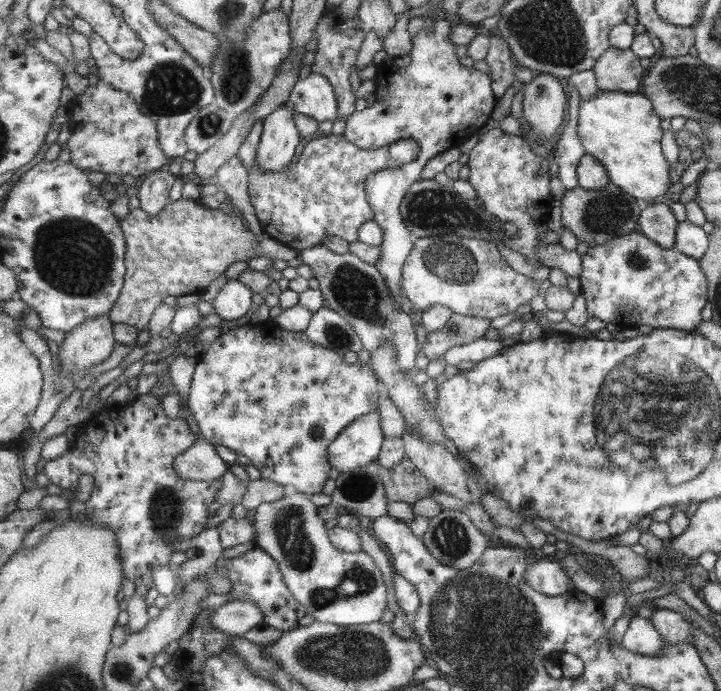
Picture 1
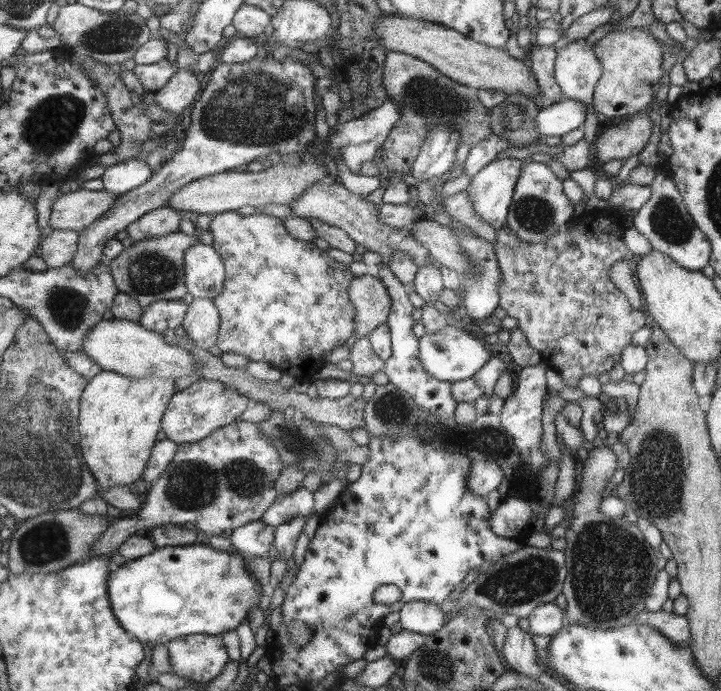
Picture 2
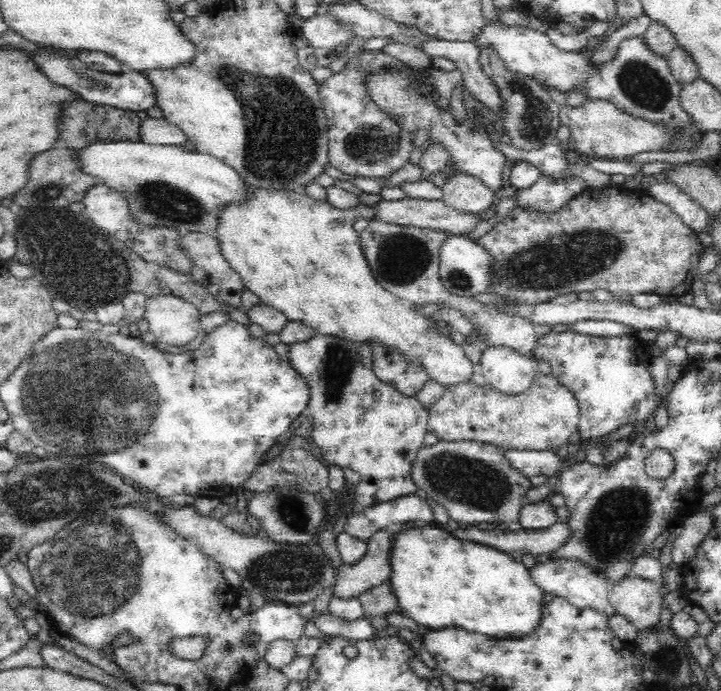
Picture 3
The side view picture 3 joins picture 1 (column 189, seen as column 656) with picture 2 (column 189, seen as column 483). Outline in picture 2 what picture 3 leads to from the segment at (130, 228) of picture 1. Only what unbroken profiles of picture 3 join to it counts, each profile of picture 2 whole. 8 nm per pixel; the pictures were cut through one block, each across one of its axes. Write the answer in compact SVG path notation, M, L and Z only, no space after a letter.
M175 232L171 236L151 238L135 242L131 248L127 248L119 258L107 260L113 278L117 280L117 288L121 294L133 296L141 306L151 306L159 300L181 300L189 288L187 288L187 272L185 272L185 254L191 246L199 242L199 236L187 236L183 232Z

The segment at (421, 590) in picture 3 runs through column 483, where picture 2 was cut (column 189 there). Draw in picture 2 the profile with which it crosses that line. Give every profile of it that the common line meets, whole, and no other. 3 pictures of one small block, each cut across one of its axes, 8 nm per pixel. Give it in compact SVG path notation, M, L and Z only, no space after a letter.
M187 544L177 548L157 548L149 556L127 562L113 572L113 578L109 580L109 596L113 598L117 620L127 634L133 634L137 640L163 646L183 636L223 636L225 632L233 632L249 620L249 612L255 610L261 604L261 596L265 596L265 590L249 572L247 558L249 556L239 550L223 552L209 544Z

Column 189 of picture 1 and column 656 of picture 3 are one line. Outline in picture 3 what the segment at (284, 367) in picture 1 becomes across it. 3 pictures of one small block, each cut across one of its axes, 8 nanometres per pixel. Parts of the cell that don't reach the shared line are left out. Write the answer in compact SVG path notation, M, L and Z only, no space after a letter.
M552 332L538 338L534 358L536 362L548 362L552 376L576 396L580 406L578 432L582 442L596 440L598 436L606 436L628 424L648 422L648 416L660 406L666 408L666 402L656 394L650 372L650 354L638 346L636 336L606 338L578 332Z

